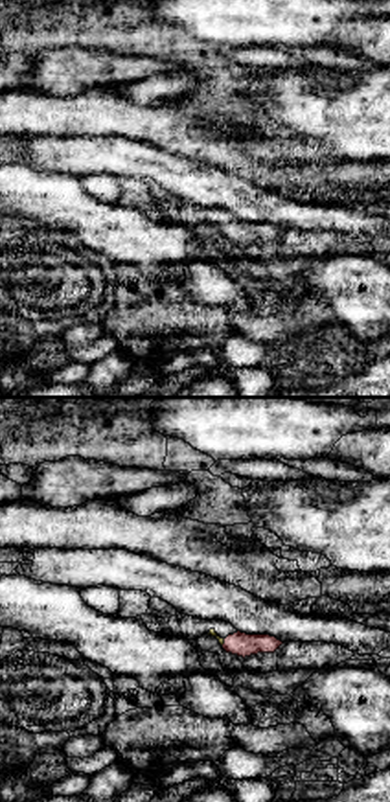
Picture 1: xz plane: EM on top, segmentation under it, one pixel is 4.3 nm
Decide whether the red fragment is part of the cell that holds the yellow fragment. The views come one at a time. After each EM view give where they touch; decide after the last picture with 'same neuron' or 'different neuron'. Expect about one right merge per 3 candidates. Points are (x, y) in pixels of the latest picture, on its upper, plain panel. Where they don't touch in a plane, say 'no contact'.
(223, 230)

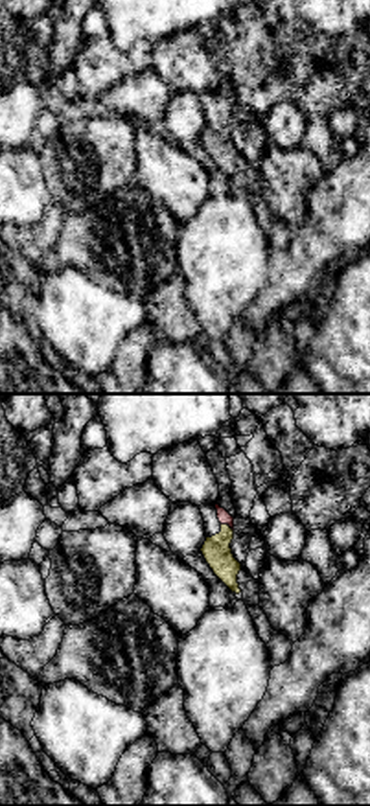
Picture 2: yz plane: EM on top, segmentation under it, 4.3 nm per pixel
(227, 113)

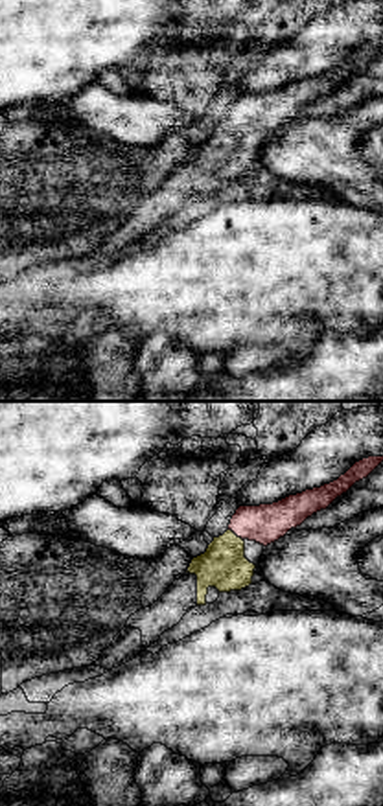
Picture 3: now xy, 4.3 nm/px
(234, 122)

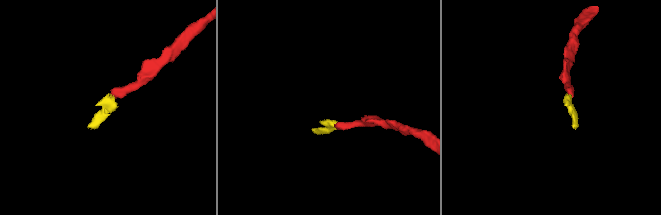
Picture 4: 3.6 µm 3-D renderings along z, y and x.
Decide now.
same neuron

